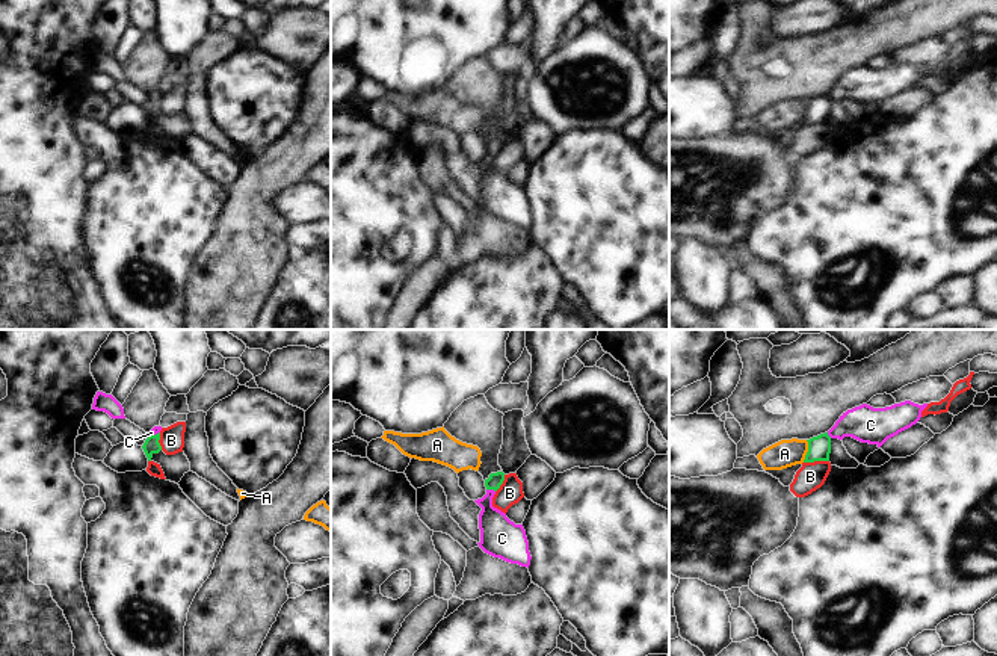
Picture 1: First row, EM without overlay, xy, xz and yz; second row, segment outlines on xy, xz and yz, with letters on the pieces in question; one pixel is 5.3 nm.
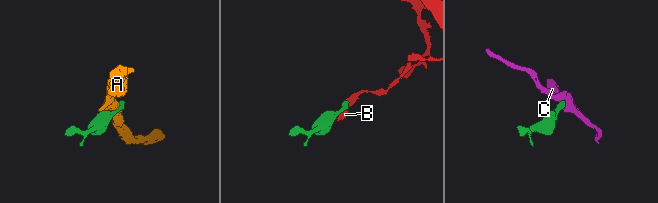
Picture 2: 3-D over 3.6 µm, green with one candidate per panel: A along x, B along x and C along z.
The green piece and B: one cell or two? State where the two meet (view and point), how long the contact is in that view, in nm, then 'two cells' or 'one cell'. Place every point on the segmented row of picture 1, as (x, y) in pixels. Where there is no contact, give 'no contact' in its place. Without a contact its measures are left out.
contact yz (816, 460); length 140 nm; two cells

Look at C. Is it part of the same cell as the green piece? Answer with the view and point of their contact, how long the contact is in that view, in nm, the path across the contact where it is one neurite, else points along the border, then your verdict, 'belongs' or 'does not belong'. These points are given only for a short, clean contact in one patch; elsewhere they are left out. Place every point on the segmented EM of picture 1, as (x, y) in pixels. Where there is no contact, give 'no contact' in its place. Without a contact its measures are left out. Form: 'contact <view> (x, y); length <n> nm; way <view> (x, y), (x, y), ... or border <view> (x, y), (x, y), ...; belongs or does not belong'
contact xz (491, 488); length 50 nm; way xz (496, 479), (491, 488), (488, 514), (499, 534); belongs

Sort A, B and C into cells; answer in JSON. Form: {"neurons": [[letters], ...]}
{"neurons": [["A"], ["B"], ["C"]]}

